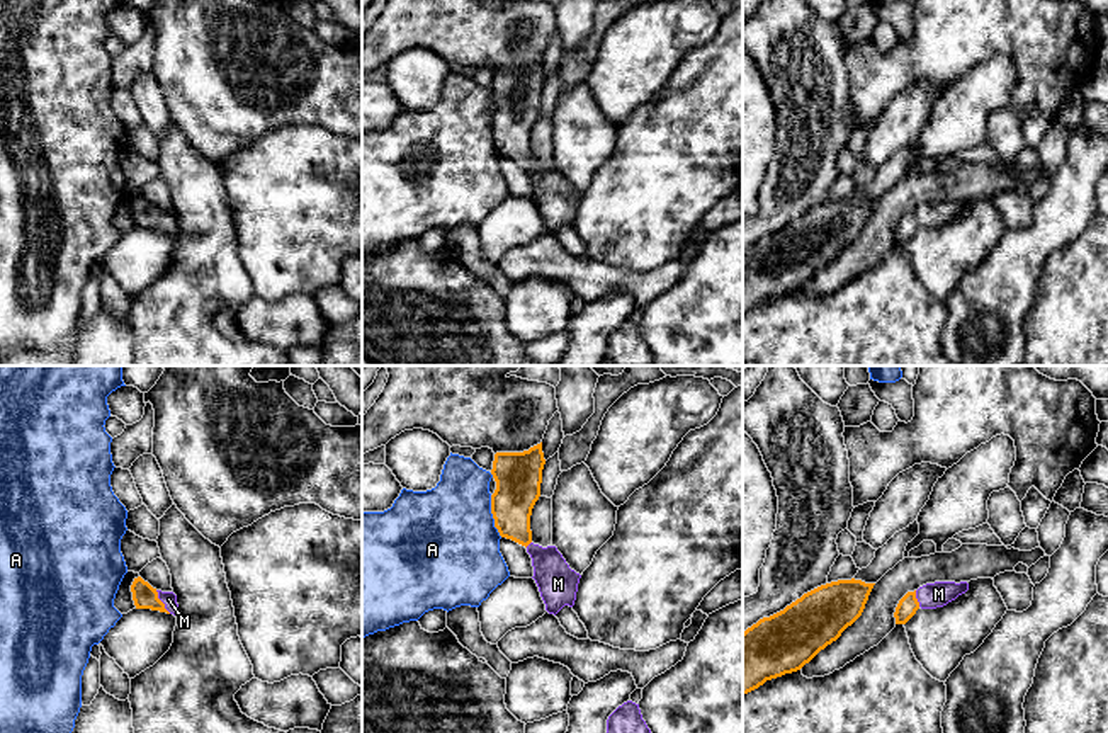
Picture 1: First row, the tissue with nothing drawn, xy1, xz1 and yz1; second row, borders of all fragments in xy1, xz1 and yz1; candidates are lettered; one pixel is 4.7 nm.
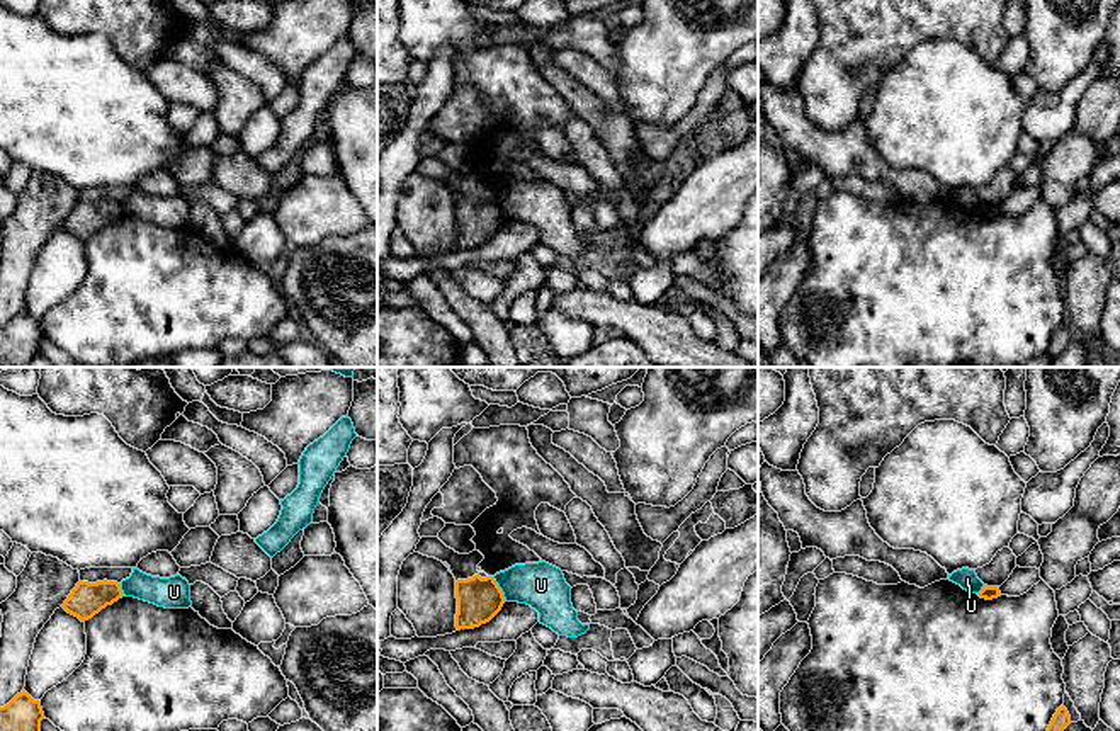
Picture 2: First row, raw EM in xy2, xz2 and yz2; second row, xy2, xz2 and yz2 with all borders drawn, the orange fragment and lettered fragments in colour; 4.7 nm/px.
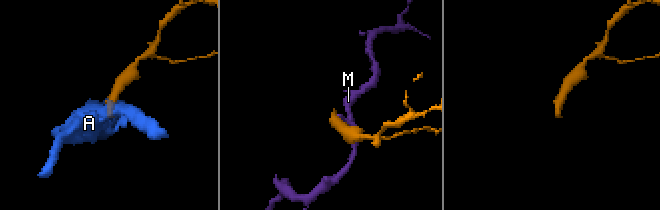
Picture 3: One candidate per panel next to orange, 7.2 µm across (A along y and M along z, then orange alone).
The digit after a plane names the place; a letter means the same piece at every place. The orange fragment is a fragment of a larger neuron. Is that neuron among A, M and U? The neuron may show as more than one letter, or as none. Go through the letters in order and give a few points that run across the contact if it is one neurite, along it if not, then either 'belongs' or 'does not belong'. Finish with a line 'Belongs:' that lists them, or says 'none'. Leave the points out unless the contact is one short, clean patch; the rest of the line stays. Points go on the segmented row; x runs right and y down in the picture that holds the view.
A: line xz1 (490, 495), (493, 526), (502, 536); does not belong
M: line xy1 (145, 596), (162, 602), (169, 599); belongs
U: line xz2 (492, 577), (505, 599); does not belong
Belongs: M

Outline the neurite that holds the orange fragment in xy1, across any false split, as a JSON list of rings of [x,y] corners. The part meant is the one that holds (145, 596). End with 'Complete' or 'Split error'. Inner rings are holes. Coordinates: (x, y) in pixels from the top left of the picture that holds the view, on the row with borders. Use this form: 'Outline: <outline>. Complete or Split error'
Outline: [[[141,577],[134,578],[131,592],[136,609],[151,609],[173,616],[178,611],[177,595],[173,592],[156,590]]]. Split error

